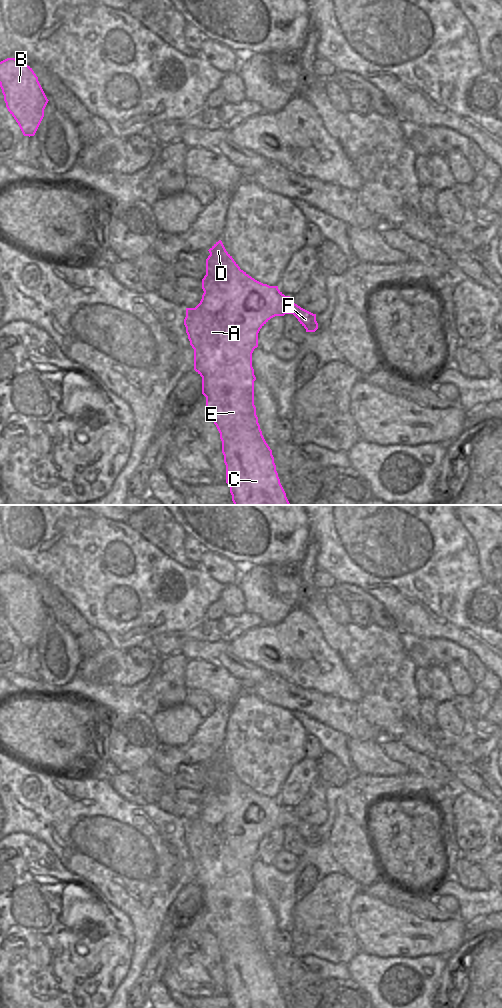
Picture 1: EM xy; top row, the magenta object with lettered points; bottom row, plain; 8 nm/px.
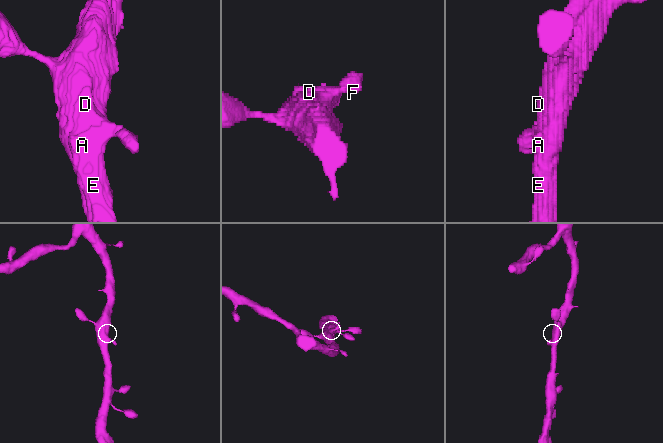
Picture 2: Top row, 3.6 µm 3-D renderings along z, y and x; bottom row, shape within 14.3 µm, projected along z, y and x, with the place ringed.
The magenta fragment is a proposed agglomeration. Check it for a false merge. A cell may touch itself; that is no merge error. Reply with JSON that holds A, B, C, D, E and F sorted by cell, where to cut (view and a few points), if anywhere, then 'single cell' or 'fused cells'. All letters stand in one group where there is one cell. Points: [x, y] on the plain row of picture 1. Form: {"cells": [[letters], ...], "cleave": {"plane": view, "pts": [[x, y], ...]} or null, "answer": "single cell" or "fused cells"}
{"cells": [["A", "B", "C", "D", "E", "F"]], "cleave": null, "answer": "single cell"}

